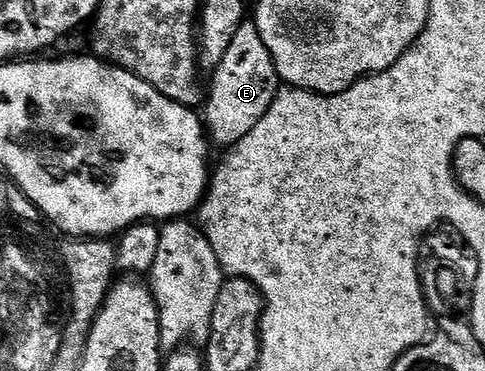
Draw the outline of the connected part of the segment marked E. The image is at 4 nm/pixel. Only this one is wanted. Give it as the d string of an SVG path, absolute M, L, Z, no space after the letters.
M247 19L239 27L224 59L214 69L211 77L213 85L209 87L203 109L205 129L214 144L216 142L225 145L224 147L232 147L256 127L281 90L281 80L272 54L261 40L254 20Z

